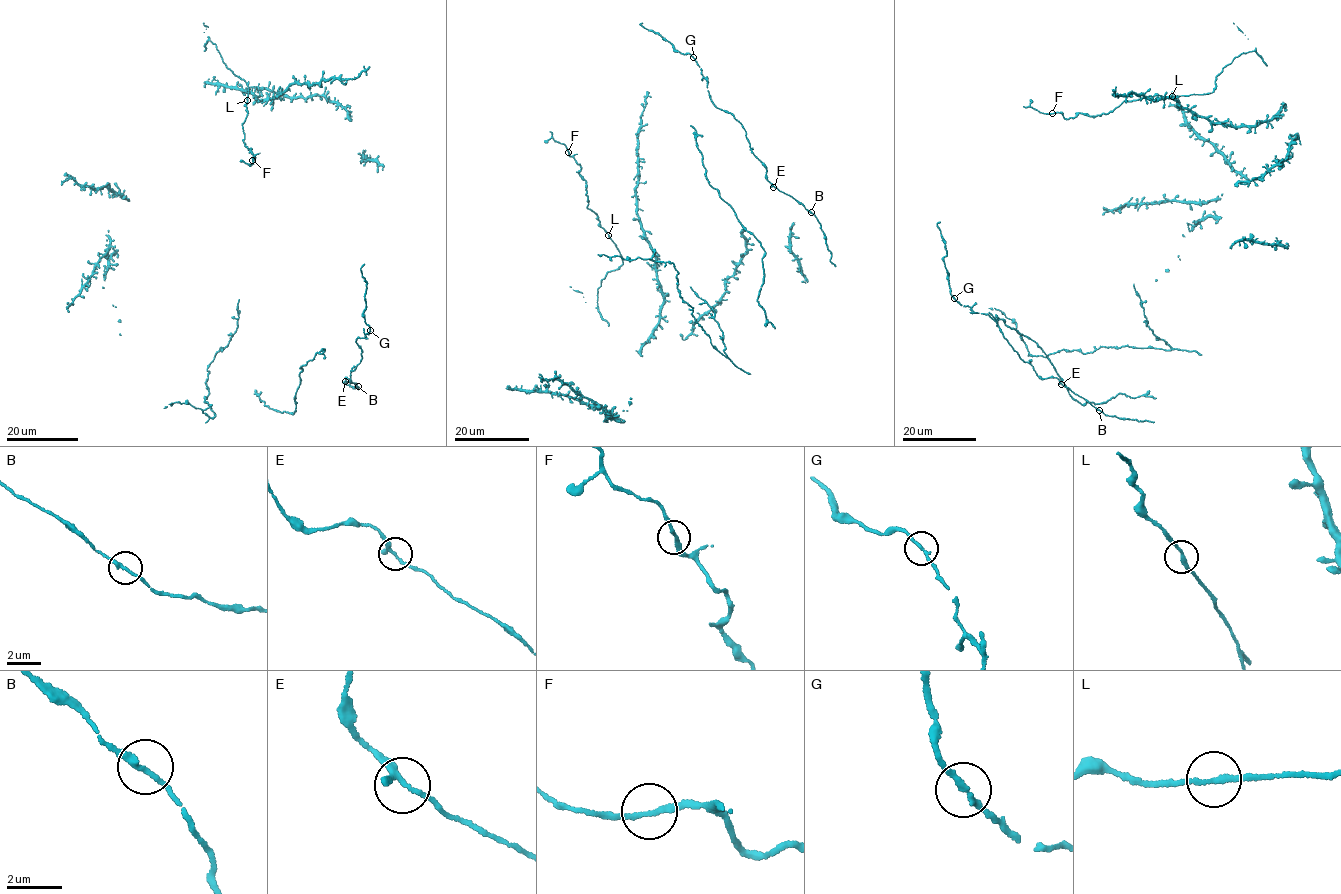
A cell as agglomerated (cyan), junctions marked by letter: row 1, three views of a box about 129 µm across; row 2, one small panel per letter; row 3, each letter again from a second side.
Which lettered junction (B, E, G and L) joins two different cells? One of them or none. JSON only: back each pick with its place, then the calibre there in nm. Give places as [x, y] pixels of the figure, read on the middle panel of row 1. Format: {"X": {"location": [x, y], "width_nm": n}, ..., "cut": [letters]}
{"cut": []}

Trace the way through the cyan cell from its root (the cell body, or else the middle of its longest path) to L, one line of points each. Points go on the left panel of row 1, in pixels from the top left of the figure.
L: (253, 160), (251, 150), (243, 141), (247, 100)

